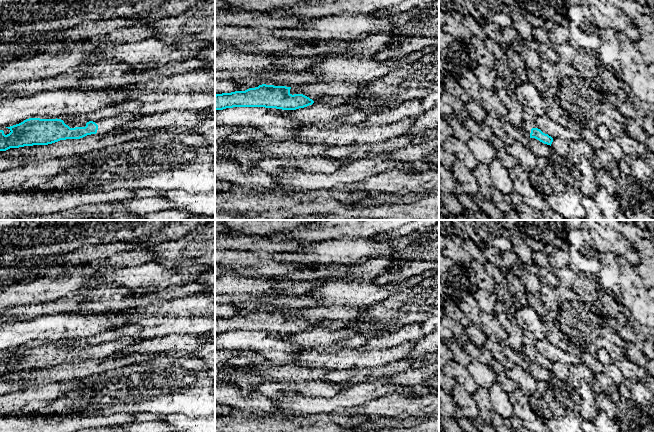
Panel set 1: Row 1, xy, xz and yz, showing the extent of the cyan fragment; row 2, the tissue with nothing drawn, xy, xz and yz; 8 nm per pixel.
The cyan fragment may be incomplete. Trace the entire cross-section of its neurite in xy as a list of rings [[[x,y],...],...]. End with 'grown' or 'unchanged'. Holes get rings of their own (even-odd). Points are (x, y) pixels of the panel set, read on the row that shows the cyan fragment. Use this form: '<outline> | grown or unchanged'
[[[122,113],[114,117],[104,118],[98,121],[89,121],[87,123],[66,125],[64,122],[73,115],[60,116],[56,119],[29,118],[23,122],[6,127],[11,132],[7,135],[0,130],[0,151],[6,151],[10,148],[19,148],[33,145],[48,145],[60,140],[80,139],[87,135],[102,135],[114,130],[119,130],[125,123],[135,119],[132,114]]] | grown

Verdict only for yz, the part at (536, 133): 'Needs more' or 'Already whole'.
Needs more

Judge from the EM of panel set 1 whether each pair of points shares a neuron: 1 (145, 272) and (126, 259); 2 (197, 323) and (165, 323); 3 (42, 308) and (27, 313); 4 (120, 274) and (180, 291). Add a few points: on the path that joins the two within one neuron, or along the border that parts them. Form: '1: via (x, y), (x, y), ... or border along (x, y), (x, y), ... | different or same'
1: border along (152, 259), (135, 265), (112, 268) | different
2: via (189, 324), (173, 324) | same
3: via (38, 310), (31, 312) | same
4: border along (189, 282), (170, 285), (149, 294), (143, 293) | different

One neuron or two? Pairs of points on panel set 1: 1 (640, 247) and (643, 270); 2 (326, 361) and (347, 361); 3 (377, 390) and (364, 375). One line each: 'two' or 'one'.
1: one
2: one
3: two

